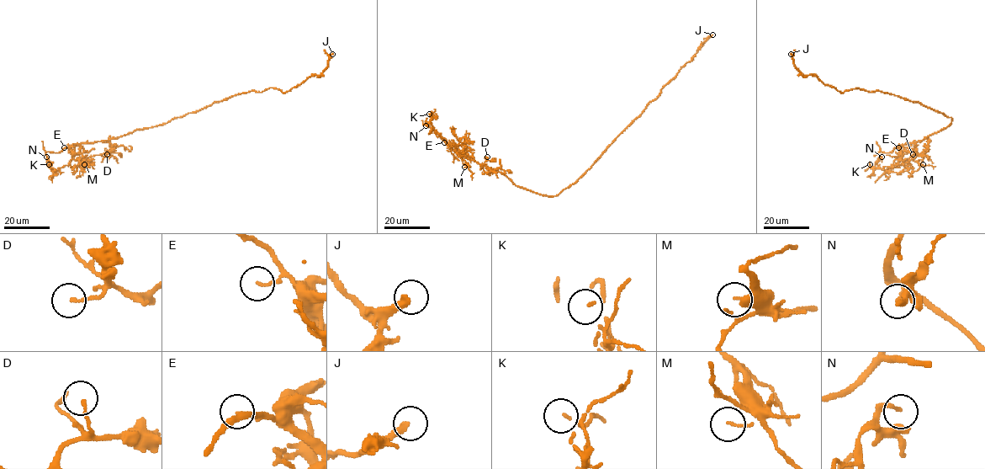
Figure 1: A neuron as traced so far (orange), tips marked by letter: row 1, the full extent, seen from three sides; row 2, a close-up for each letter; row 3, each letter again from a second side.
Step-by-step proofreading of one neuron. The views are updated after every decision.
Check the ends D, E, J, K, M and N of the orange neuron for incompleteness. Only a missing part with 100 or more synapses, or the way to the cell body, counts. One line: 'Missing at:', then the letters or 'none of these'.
Missing at: K

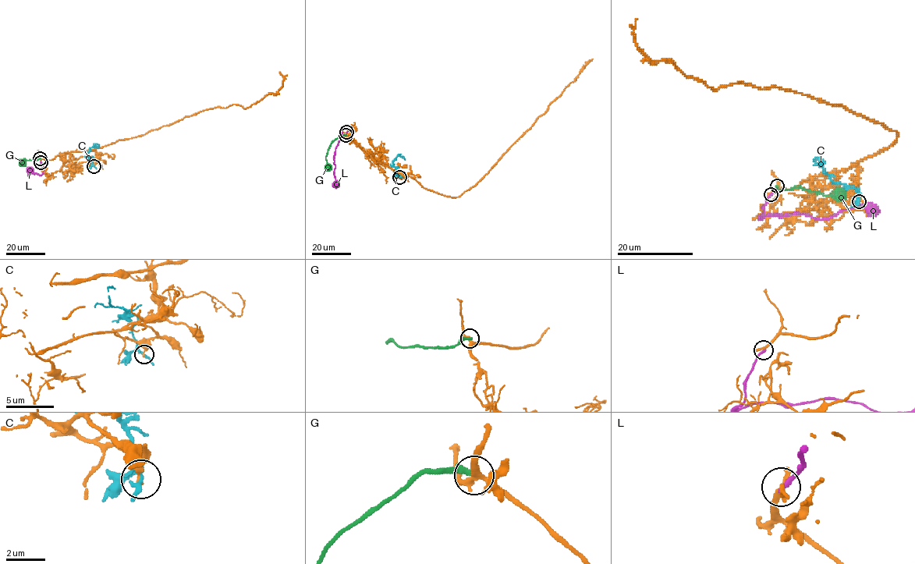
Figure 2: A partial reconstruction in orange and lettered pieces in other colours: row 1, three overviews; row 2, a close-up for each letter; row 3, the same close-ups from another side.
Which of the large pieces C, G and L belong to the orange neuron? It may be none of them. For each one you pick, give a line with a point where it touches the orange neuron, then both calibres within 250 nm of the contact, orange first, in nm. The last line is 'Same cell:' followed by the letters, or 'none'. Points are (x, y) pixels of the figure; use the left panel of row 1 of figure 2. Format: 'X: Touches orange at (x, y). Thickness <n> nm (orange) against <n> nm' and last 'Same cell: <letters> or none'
Same cell: none

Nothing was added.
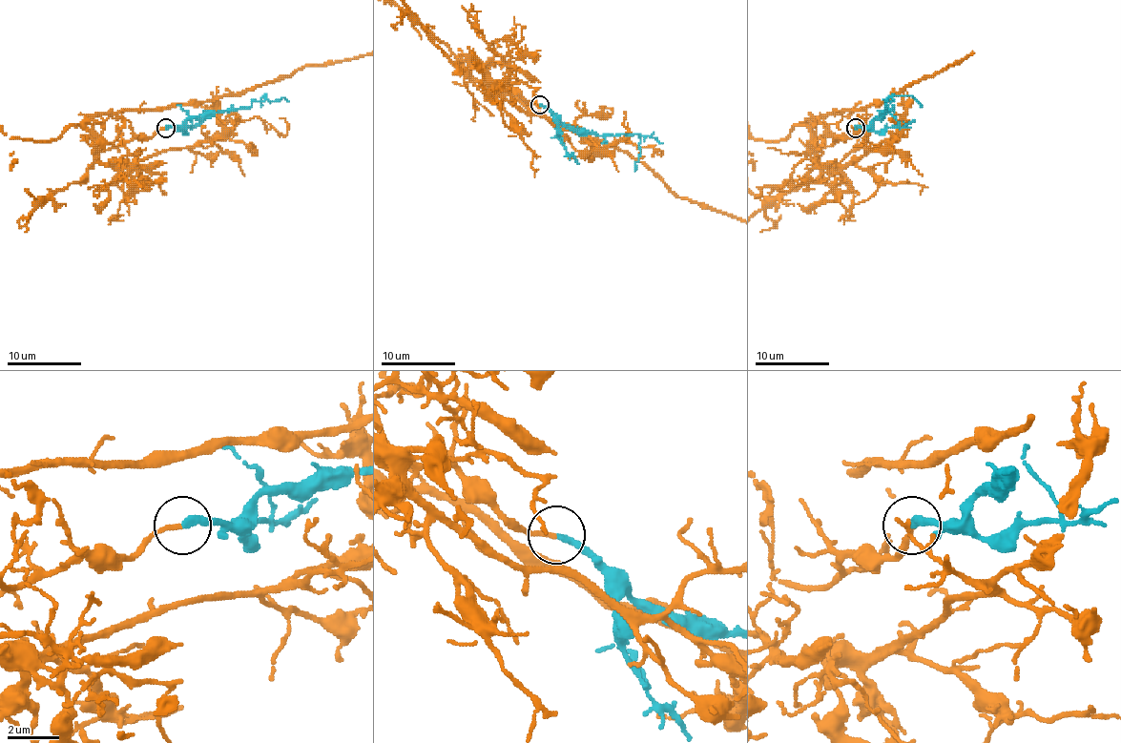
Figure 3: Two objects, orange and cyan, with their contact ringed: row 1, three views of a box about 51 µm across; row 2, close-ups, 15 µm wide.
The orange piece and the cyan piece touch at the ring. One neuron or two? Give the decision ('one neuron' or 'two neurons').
one neuron

